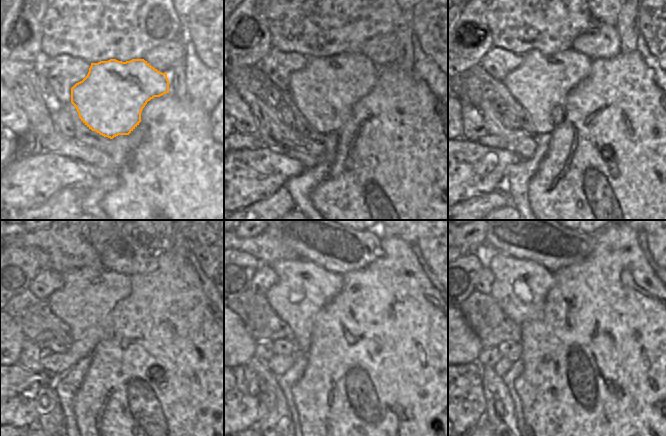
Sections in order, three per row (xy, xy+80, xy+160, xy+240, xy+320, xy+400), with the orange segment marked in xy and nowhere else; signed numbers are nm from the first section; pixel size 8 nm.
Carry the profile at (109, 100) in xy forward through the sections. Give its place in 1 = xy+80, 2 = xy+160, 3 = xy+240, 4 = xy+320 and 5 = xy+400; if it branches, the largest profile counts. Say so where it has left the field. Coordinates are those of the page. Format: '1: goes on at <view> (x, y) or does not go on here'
1: goes on at xy+80 (325, 91)
2: goes on at xy+160 (541, 82)
3: goes on at xy+240 (88, 295)
4: goes on at xy+320 (303, 288)
5: goes on at xy+400 (520, 287)

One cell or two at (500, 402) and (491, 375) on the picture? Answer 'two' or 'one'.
one

